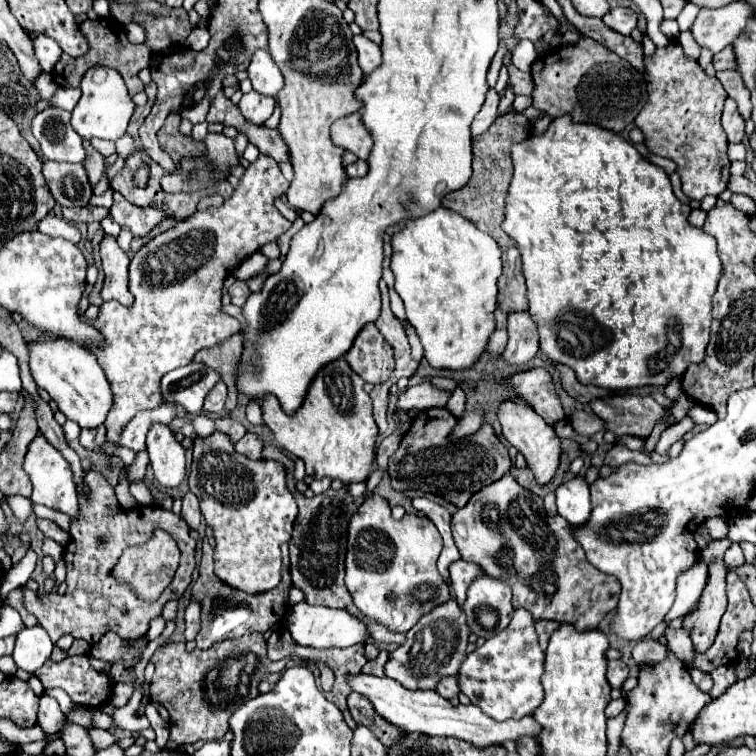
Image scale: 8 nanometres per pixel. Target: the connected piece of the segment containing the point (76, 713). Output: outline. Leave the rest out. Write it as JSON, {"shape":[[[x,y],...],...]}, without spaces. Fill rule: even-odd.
{"shape":[[[76,707],[76,709],[72,709],[66,717],[68,717],[70,721],[74,721],[74,723],[86,727],[86,729],[90,729],[90,721],[92,721],[92,711],[90,711],[90,709],[80,709],[80,707]]]}

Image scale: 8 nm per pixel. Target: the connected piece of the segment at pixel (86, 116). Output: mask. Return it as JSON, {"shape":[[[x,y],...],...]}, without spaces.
{"shape":[[[94,65],[92,69],[88,69],[88,73],[82,77],[82,97],[78,101],[78,105],[72,111],[72,127],[74,131],[82,137],[82,139],[108,139],[108,141],[116,141],[126,133],[128,121],[136,109],[134,101],[128,95],[128,89],[124,85],[122,75],[112,69],[112,67],[104,67],[104,65]]]}

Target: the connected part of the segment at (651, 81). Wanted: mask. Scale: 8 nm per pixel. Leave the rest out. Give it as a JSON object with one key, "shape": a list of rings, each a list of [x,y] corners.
{"shape":[[[670,39],[666,47],[644,57],[644,77],[650,97],[634,123],[642,129],[648,151],[676,163],[682,191],[688,199],[702,201],[706,195],[722,193],[730,181],[730,159],[726,157],[728,141],[720,125],[722,105],[728,97],[722,83],[706,75],[696,59],[686,57],[678,39]]]}

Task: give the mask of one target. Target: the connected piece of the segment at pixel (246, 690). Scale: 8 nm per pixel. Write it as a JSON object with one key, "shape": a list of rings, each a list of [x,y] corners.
{"shape":[[[262,633],[218,641],[210,649],[194,651],[186,651],[186,643],[168,643],[158,647],[150,661],[156,665],[150,695],[170,713],[170,739],[166,749],[176,749],[196,741],[222,739],[228,731],[228,717],[232,717],[244,701],[258,695],[260,679],[266,673],[284,669],[284,661],[268,661]]]}

